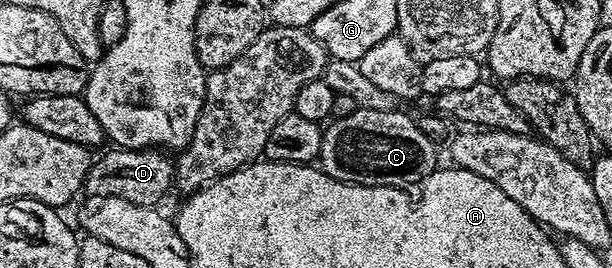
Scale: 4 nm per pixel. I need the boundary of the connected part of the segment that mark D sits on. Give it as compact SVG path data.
M110 148L106 157L101 157L89 166L89 173L85 176L84 192L89 197L100 199L105 197L122 197L135 205L160 206L160 201L168 195L169 189L175 185L175 161L168 152L160 148L151 149L123 149Z

